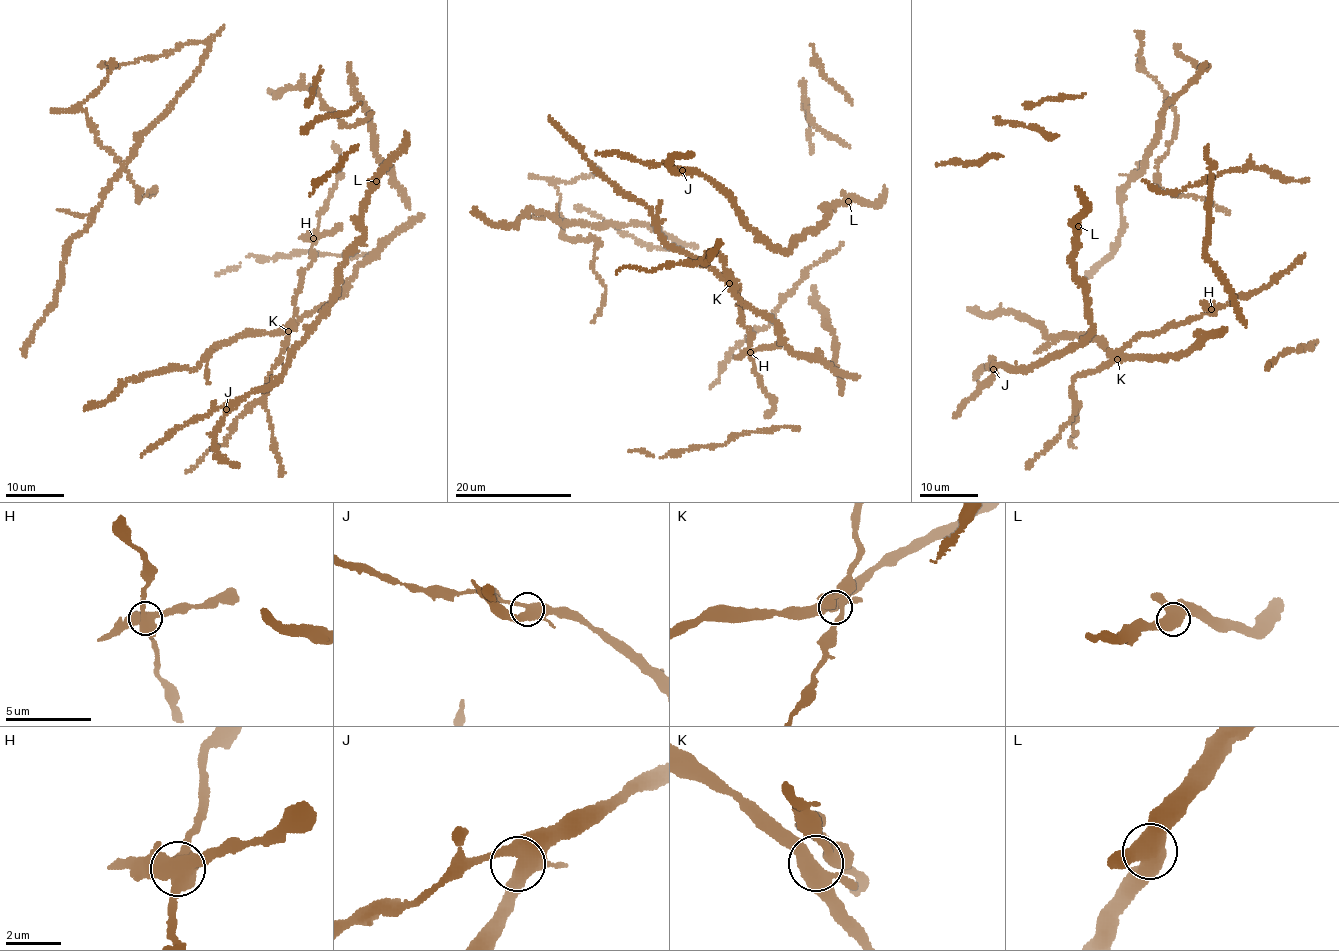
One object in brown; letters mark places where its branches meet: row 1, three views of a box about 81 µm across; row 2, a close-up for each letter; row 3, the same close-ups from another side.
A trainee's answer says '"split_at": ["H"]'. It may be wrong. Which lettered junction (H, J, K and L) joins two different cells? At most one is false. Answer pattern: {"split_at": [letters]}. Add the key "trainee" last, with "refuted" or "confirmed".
{"split_at": ["H"], "trainee": "confirmed"}

